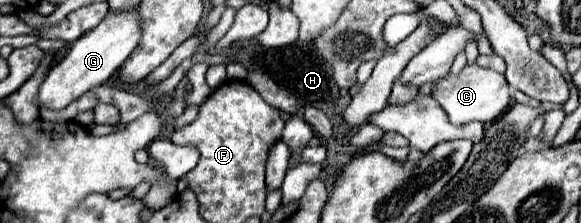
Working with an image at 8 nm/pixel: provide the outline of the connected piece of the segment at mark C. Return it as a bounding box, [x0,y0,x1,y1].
[433,63,511,125]

